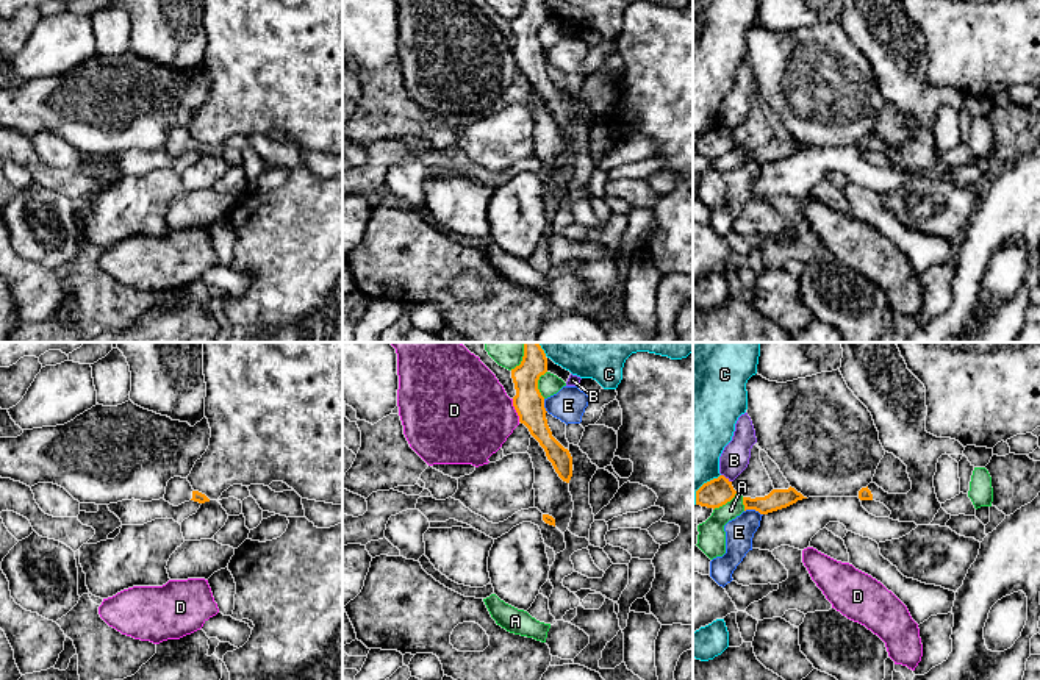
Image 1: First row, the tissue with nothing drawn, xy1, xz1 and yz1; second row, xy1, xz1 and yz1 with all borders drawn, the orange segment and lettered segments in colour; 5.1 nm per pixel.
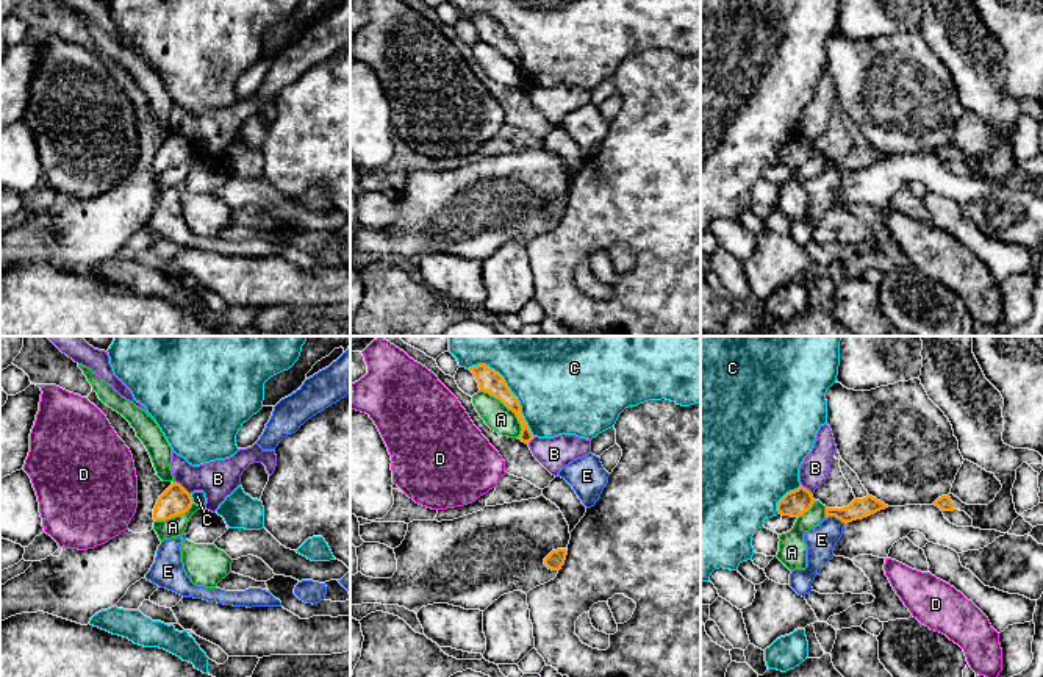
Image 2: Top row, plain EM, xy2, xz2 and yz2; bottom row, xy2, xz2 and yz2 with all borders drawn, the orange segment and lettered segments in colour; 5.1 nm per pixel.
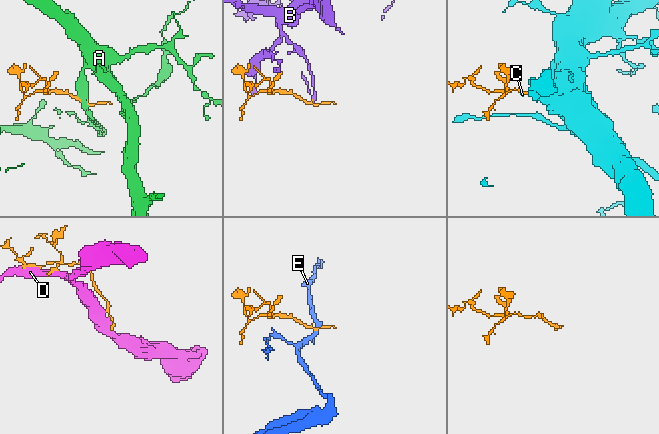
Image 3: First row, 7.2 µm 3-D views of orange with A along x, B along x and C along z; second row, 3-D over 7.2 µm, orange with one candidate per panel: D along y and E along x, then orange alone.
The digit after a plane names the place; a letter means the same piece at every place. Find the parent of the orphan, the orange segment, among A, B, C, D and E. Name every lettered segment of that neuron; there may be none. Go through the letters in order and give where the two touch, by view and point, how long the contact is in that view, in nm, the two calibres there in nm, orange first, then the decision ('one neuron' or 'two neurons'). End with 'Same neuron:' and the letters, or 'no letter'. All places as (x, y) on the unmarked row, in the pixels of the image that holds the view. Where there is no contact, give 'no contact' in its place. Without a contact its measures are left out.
A: xz2 (510, 58) | 320 nm | 120/140 nm | two neurons
B: xy2 (182, 136) | 120 nm | 150/190 nm | two neurons
C: xz2 (510, 41) | 500 nm | 120/420 nm | two neurons
D: xz1 (515, 58) | 130 nm | 160/460 nm | two neurons
E: yz2 (835, 166) | 110 nm | 110/160 nm | two neurons
Same neuron: no letter

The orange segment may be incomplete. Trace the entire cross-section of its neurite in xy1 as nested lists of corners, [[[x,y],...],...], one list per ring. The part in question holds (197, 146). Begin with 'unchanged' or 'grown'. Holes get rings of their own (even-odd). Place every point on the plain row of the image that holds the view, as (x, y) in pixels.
grown; [[[174,127],[167,131],[166,144],[163,149],[174,156],[178,156],[189,150],[194,150],[199,153],[210,152],[210,149],[205,144],[192,139],[188,128],[181,128],[181,127]]]

